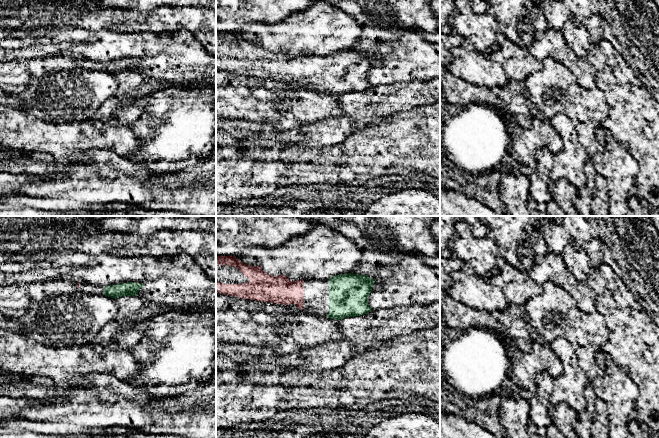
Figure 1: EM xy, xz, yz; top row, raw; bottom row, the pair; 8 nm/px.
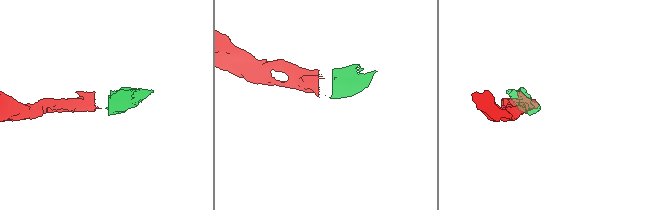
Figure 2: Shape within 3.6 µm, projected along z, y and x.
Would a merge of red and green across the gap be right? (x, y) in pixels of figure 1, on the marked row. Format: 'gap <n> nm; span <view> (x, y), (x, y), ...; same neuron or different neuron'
gap 200 nm; span xz (302, 309), (326, 316); same neuron

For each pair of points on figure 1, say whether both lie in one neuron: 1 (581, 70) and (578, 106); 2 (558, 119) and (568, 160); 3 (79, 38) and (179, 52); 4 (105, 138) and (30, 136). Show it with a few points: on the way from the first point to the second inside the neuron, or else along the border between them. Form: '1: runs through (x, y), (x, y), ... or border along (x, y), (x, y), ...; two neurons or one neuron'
1: border along (565, 66), (583, 87), (595, 87); two neurons
2: runs through (566, 129), (568, 150); one neuron
3: runs through (104, 45), (145, 45), (154, 50); one neuron
4: runs through (86, 137), (49, 137); one neuron

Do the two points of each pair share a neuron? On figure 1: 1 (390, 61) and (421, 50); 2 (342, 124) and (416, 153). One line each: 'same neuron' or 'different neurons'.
1: same neuron
2: different neurons

